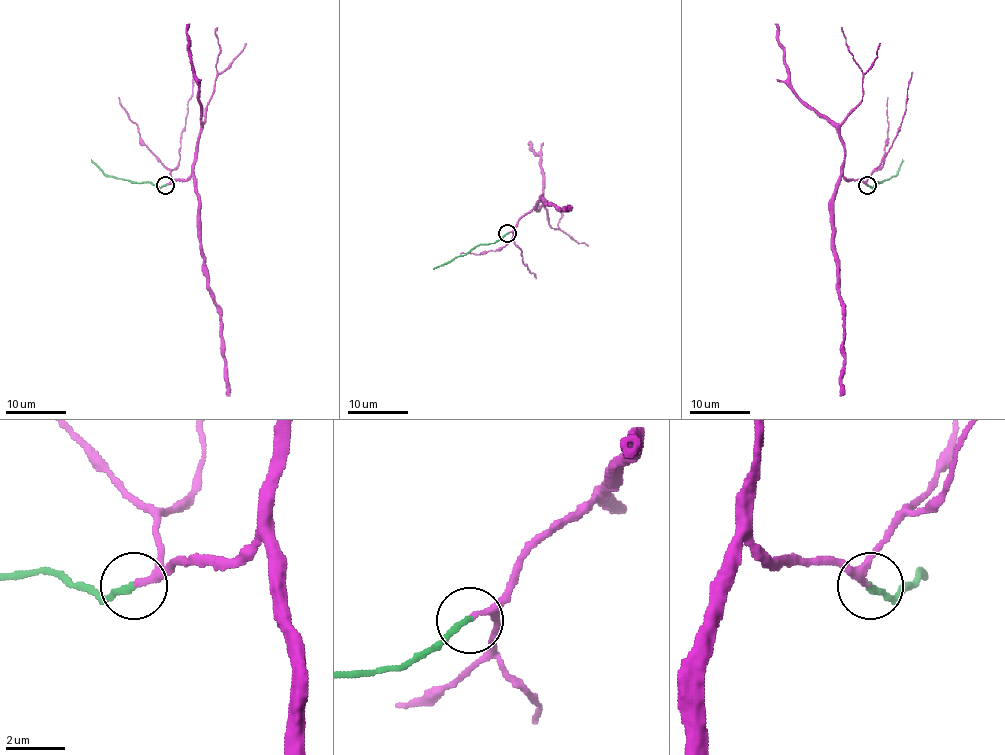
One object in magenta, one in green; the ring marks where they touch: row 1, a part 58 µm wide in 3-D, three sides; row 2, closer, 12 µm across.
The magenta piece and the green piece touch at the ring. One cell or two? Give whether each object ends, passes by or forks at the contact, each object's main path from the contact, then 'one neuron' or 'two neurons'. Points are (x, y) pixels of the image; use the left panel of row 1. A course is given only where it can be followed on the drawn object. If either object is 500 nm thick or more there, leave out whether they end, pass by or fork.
magenta passes by; green ends; course magenta (167, 185), (191, 176), (194, 179), (200, 202), (200, 251), (207, 290), (219, 315), (224, 376), (230, 396); course green (165, 185), (158, 187), (149, 182), (130, 182), (108, 176), (91, 159); one neuron

